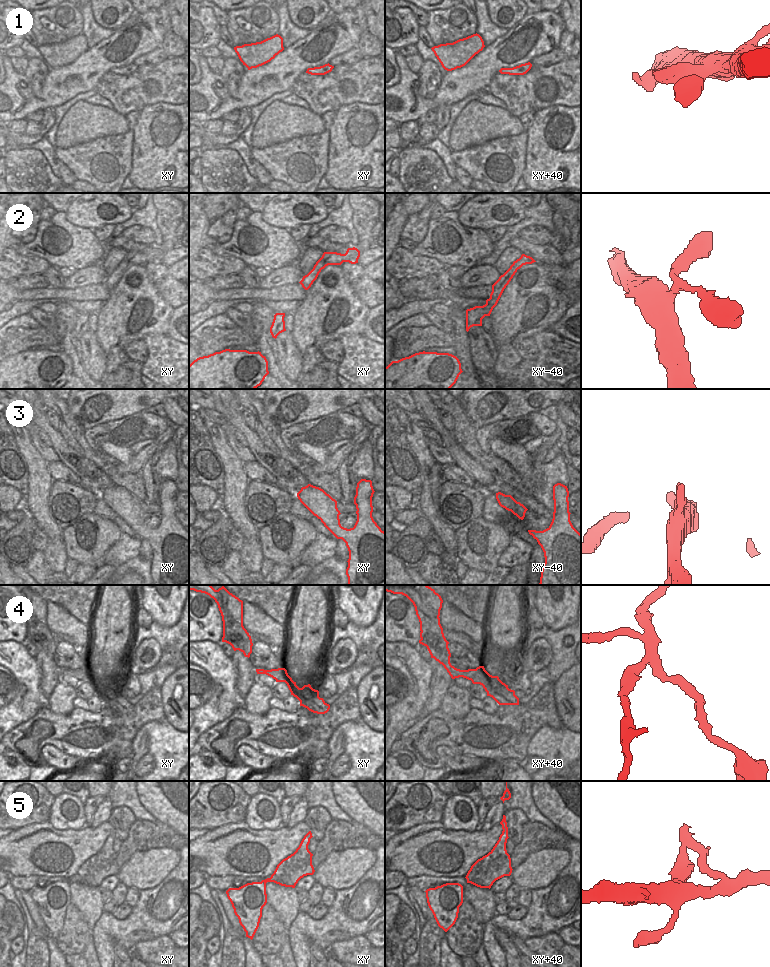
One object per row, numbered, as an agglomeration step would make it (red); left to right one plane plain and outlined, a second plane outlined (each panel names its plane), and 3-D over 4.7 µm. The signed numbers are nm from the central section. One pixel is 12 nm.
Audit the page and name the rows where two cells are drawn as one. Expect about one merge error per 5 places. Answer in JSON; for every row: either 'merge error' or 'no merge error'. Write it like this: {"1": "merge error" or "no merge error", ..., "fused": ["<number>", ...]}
{"1": "no merge error", "2": "no merge error", "3": "no merge error", "4": "merge error", "5": "no merge error", "fused": ["4"]}

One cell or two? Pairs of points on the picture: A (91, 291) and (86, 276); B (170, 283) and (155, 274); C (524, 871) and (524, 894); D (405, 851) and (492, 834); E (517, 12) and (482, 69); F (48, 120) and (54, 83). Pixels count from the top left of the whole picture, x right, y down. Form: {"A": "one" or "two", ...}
{"A": "two", "B": "two", "C": "two", "D": "one", "E": "two", "F": "two"}

